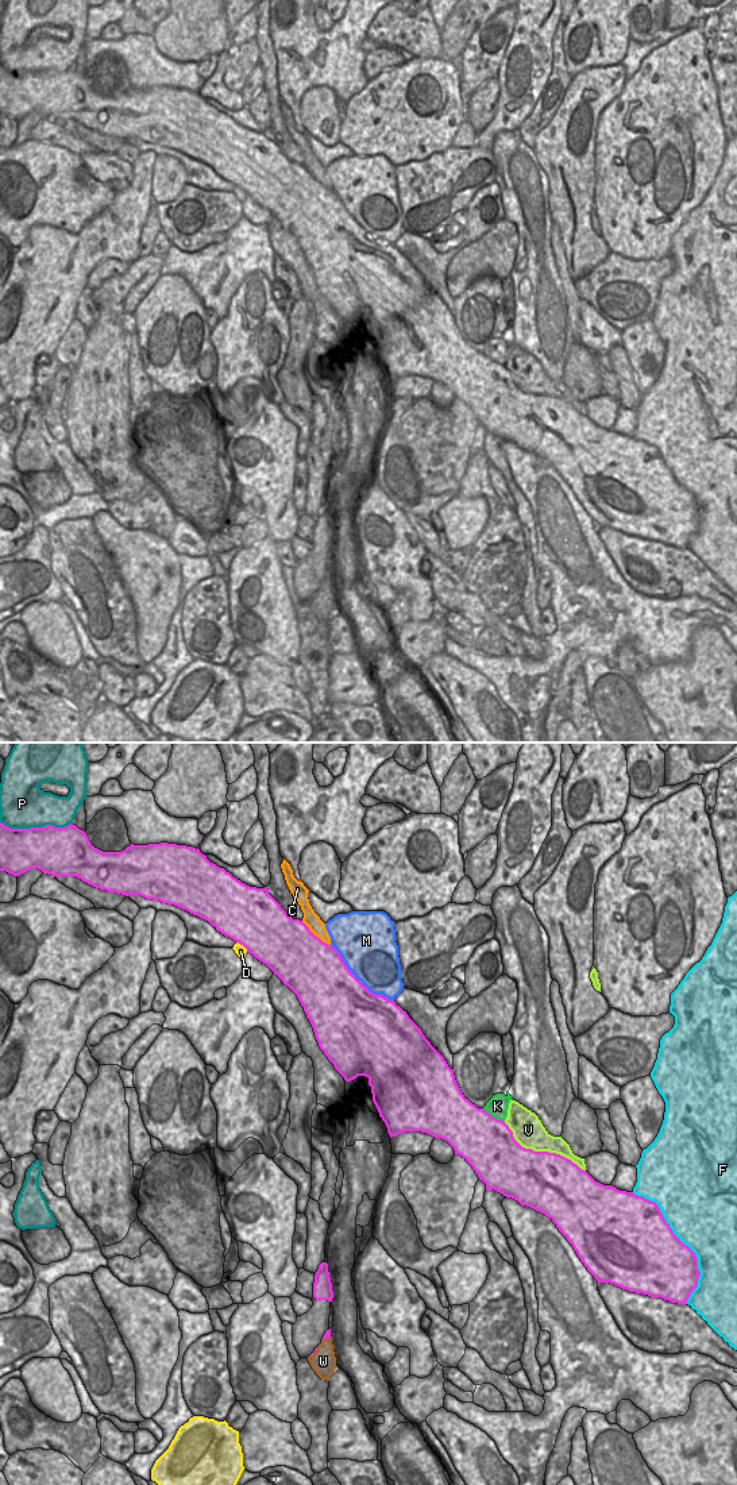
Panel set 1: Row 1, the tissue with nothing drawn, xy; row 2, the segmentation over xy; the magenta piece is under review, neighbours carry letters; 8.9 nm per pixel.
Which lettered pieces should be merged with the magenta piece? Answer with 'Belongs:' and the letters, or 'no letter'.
Belongs: no letter

